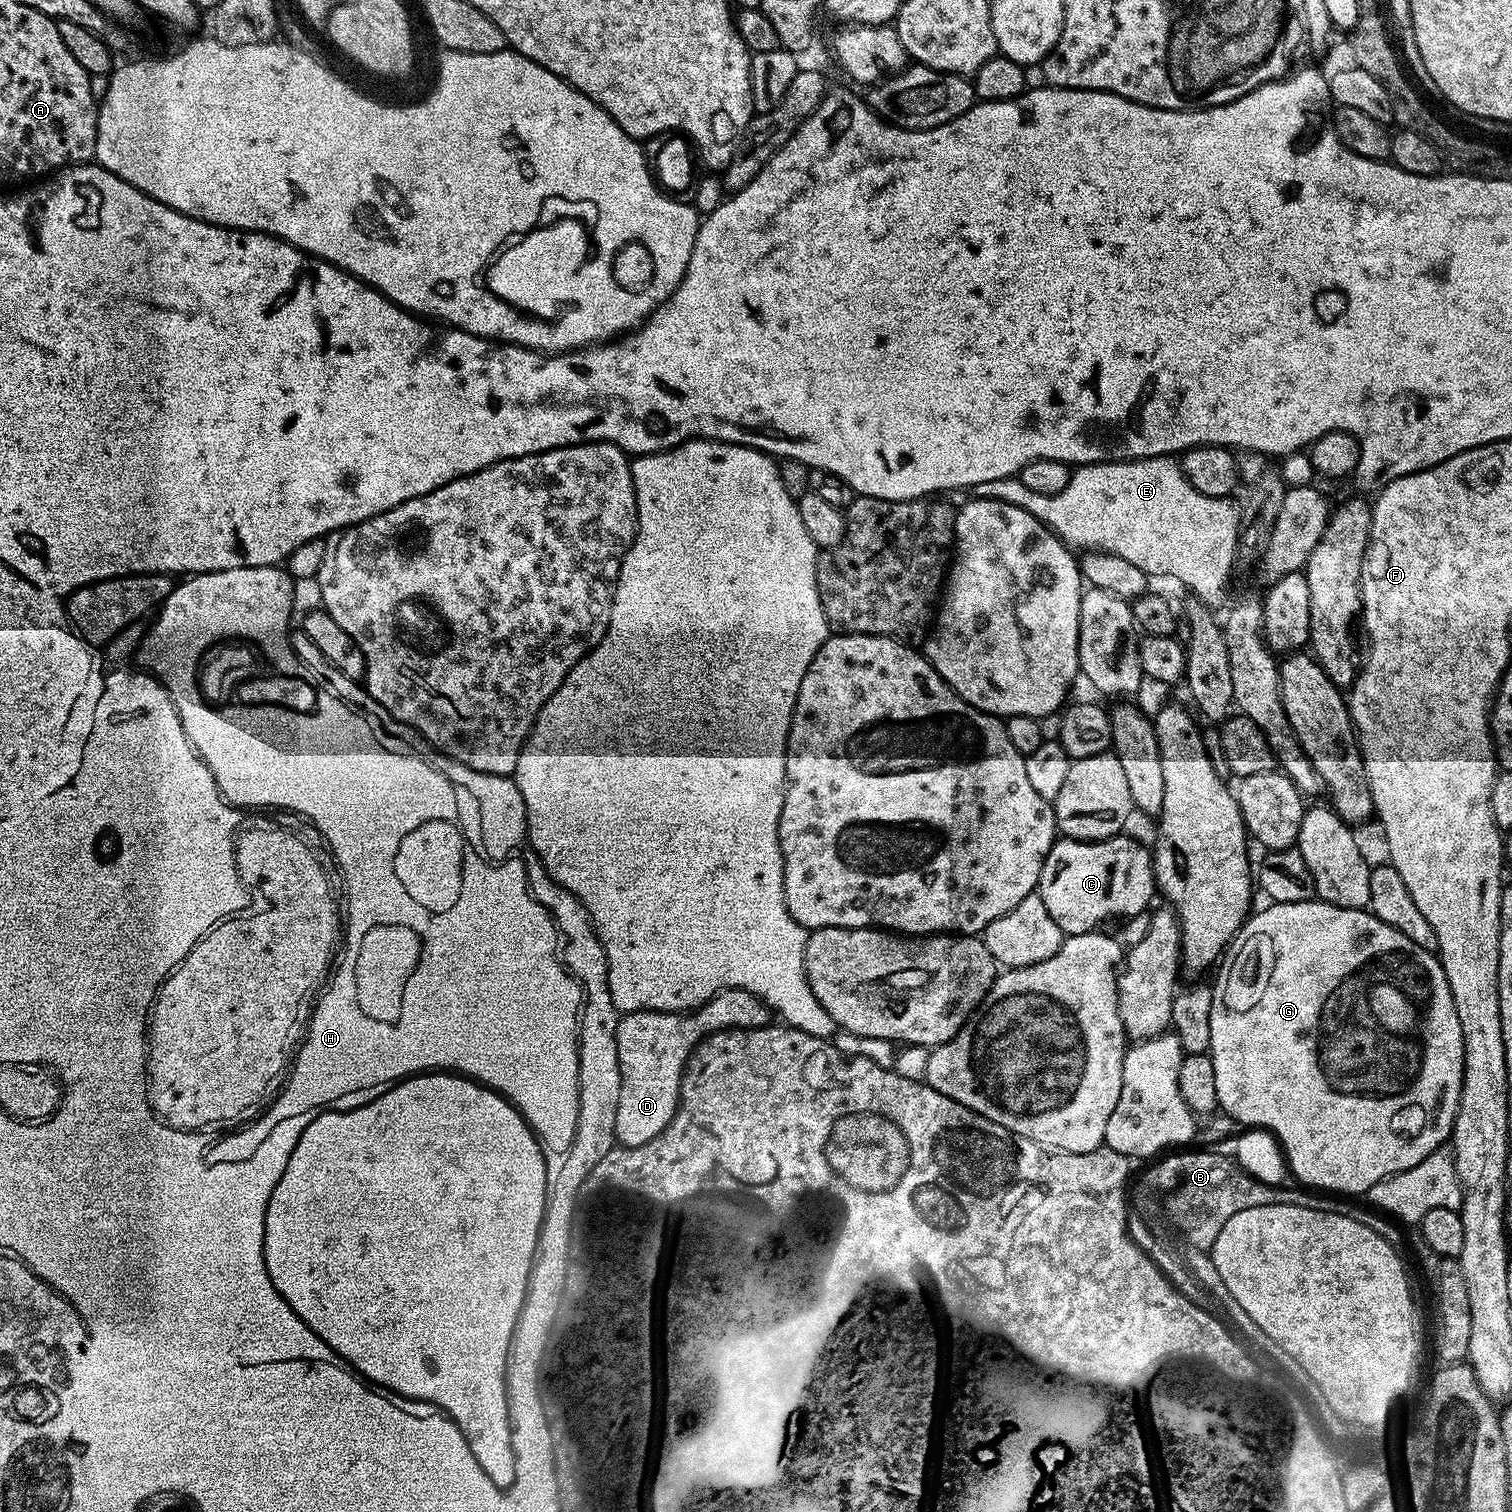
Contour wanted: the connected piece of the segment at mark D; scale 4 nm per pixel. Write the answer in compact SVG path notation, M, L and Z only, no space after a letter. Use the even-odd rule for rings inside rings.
M727 988L690 1012L625 1012L616 1022L616 1049L620 1067L618 1110L614 1118L615 1143L637 1148L662 1134L680 1107L680 1083L694 1049L707 1036L731 1028L767 1028L774 1013L750 990Z

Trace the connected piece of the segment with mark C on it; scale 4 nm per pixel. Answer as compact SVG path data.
M1127 834L1102 841L1057 839L1042 866L1038 895L1046 902L1050 918L1068 936L1094 932L1111 916L1136 916L1149 911L1152 892L1157 891L1152 854Z

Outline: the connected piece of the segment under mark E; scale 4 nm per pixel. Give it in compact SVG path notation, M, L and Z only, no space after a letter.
M1153 454L1142 460L1081 463L1073 471L1070 482L1066 482L1066 490L1058 490L1058 494L1034 494L1034 490L1022 486L1018 478L1009 478L981 480L979 484L972 485L970 496L974 500L1001 500L1021 507L1073 550L1109 552L1118 558L1126 558L1126 562L1138 566L1138 570L1147 572L1149 577L1169 576L1185 584L1195 599L1213 610L1219 609L1219 604L1223 602L1232 567L1238 564L1236 547L1241 509L1237 505L1235 508L1231 499L1198 494L1198 490L1190 486L1186 474L1182 474L1179 463L1168 454Z

